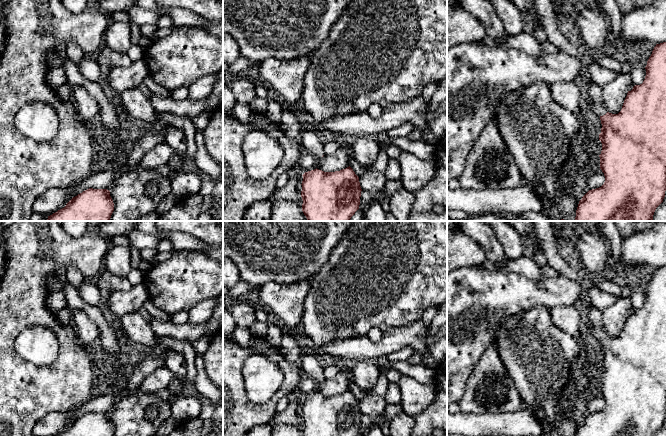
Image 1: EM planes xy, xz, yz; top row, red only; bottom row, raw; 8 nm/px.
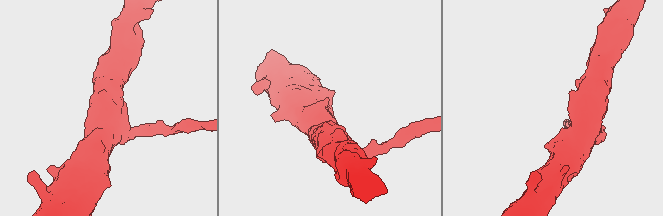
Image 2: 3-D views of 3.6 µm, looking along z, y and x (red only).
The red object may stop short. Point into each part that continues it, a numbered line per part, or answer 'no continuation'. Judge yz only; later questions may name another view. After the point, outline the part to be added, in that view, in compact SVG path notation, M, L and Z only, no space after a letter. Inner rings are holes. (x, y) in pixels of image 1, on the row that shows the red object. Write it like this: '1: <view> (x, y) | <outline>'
1: yz (596, 108) | M589 97L587 98L587 103L591 112L596 116L603 116L608 112L606 108L603 106L603 104L595 102Z

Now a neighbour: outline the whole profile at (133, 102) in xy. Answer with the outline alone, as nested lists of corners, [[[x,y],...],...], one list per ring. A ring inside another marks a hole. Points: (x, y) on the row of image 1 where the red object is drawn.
[[[139,88],[126,89],[118,93],[117,102],[130,118],[150,127],[160,124],[159,115]]]

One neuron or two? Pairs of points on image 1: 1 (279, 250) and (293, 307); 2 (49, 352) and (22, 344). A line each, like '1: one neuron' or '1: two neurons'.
1: two neurons
2: one neuron

